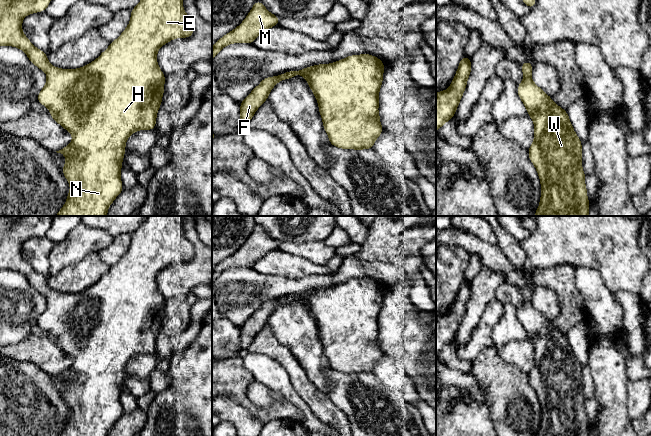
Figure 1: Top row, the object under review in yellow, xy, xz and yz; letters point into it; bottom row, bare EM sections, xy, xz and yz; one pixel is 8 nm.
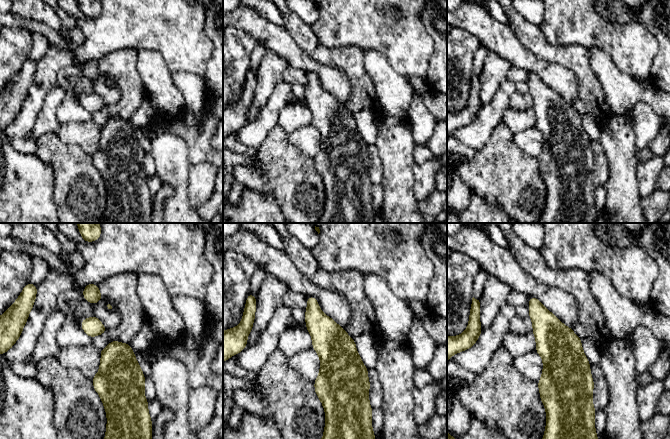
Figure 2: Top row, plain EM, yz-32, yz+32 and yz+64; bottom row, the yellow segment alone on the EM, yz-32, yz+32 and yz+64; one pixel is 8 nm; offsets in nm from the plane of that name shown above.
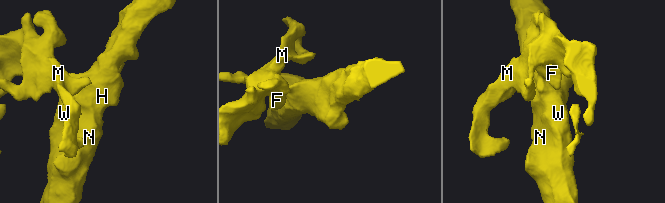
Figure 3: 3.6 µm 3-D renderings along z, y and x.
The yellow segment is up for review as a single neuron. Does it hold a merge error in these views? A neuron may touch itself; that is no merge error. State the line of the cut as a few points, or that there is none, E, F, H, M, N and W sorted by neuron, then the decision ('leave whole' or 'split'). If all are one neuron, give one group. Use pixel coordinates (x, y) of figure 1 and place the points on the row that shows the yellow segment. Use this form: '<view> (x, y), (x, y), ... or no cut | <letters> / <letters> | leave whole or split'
no cut | E F H M N W | leave whole

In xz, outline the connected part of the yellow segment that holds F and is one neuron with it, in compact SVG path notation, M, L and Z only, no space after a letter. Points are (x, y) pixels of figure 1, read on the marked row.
M370 54L350 55L332 64L319 64L302 70L287 71L266 77L240 103L240 124L248 125L256 110L268 99L273 87L280 81L302 75L316 97L329 143L341 149L372 149L383 132L378 113L379 90L383 82L384 62Z

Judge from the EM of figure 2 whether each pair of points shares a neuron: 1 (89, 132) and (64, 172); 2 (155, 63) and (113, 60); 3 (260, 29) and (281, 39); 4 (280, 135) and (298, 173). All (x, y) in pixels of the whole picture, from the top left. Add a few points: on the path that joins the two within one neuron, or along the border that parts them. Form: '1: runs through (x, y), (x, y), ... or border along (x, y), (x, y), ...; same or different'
1: border along (59, 137), (91, 153); different
2: border along (137, 51), (137, 71), (143, 85); different
3: runs through (265, 32), (276, 38); same
4: runs through (280, 144), (280, 155), (289, 164); same

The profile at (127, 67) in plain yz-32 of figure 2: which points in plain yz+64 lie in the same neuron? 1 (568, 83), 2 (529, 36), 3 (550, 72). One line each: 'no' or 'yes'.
1: no
2: yes
3: no

